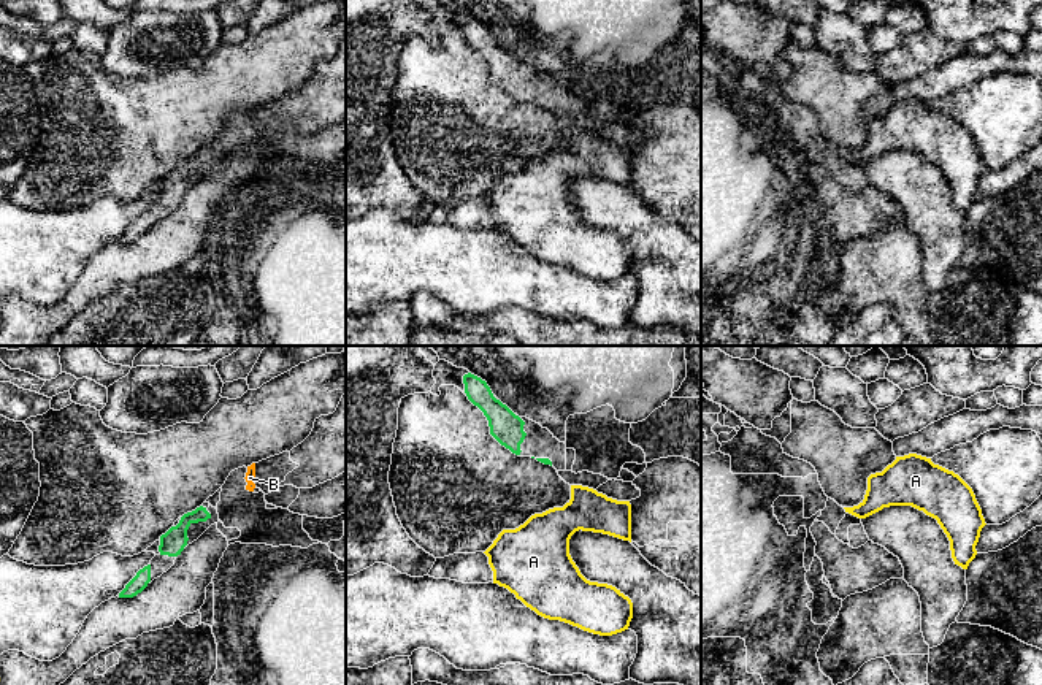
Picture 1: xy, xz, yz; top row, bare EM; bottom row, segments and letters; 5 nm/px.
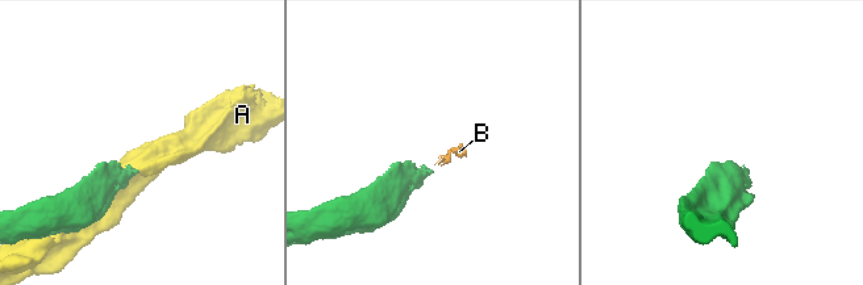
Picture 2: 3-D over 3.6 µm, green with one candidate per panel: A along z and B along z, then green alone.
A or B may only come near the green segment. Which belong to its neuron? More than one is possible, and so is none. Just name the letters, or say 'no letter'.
B

